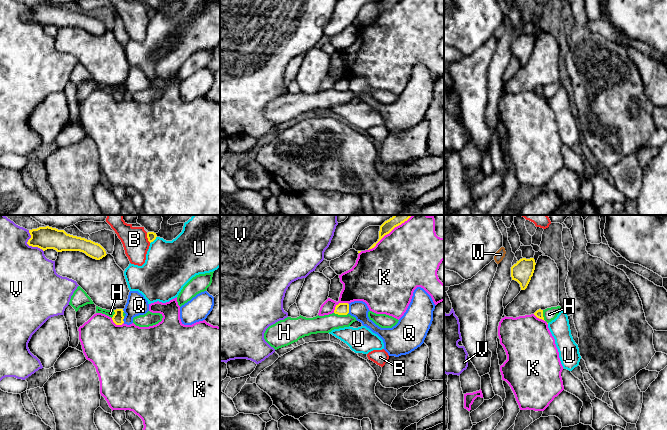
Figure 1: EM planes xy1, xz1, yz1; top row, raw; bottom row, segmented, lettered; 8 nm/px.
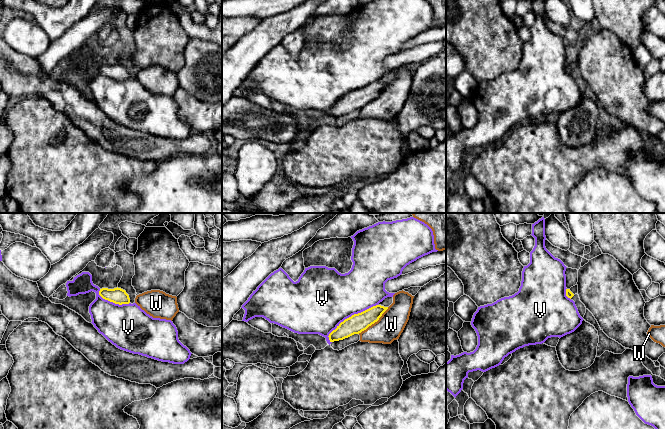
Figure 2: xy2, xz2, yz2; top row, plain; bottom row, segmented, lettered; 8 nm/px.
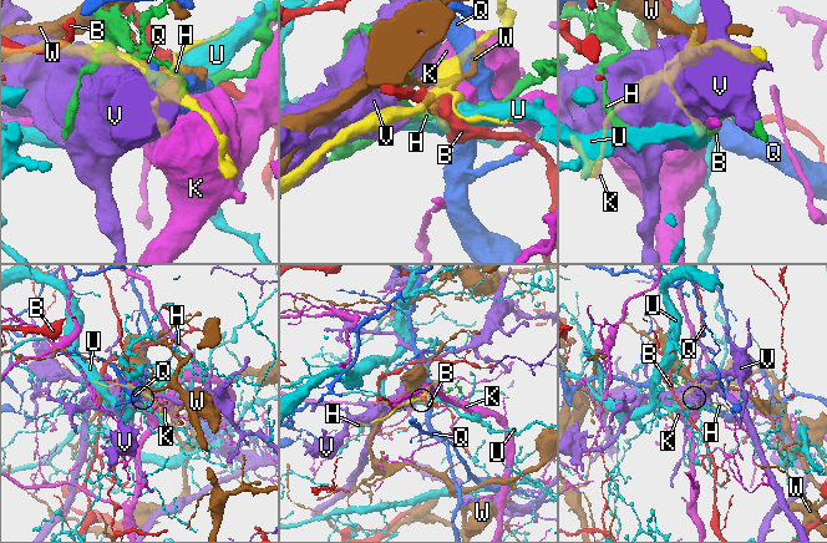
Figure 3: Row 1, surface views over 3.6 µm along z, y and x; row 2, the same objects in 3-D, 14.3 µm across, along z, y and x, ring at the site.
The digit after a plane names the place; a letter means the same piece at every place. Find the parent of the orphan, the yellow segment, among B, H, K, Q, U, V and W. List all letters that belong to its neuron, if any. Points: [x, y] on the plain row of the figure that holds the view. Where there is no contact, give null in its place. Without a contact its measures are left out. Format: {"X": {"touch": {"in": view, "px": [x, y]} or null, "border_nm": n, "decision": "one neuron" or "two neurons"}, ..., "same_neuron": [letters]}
{"B": {"touch": {"in": "xy1", "px": [147, 13]}, "border_nm": 90, "decision": "two neurons"}, "H": {"touch": {"in": "xz1", "px": [341, 90]}, "border_nm": 110, "decision": "two neurons"}, "K": {"touch": {"in": "xz1", "px": [384, 11]}, "border_nm": 340, "decision": "two neurons"}, "Q": {"touch": {"in": "xz1", "px": [348, 85]}, "border_nm": 80, "decision": "two neurons"}, "U": {"touch": {"in": "xy1", "px": [153, 16]}, "border_nm": 80, "decision": "two neurons"}, "V": {"touch": {"in": "xz2", "px": [349, 93]}, "border_nm": 500, "decision": "two neurons"}, "W": {"touch": {"in": "xz2", "px": [374, 98]}, "border_nm": 320, "decision": "two neurons"}, "same_neuron": []}

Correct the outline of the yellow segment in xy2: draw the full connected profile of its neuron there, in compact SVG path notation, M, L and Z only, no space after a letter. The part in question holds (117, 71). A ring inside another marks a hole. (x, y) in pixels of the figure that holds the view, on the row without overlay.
M102 64L99 67L99 71L110 78L113 78L115 80L129 80L130 74L129 71L126 69L125 66L121 64L114 64L114 65L108 65L108 64Z

